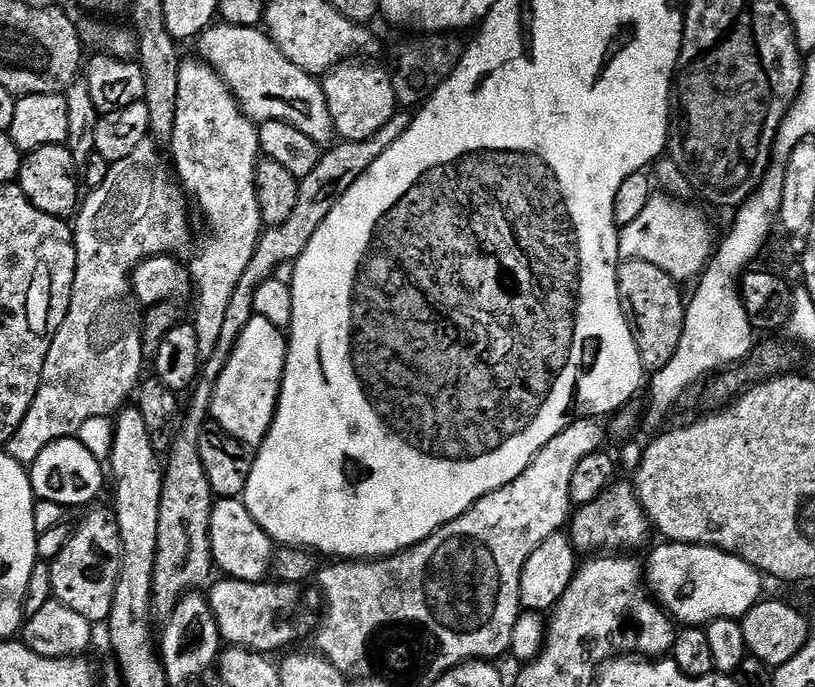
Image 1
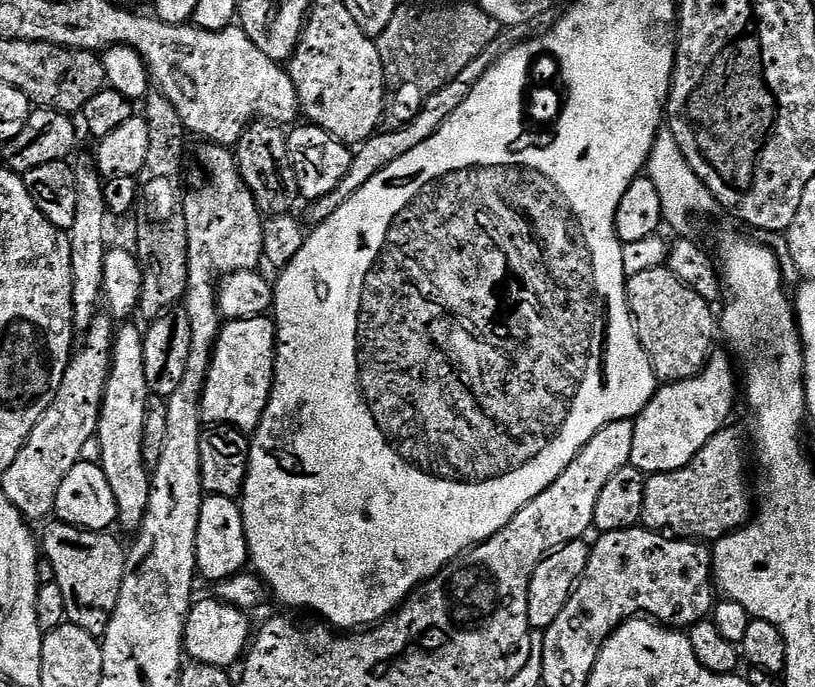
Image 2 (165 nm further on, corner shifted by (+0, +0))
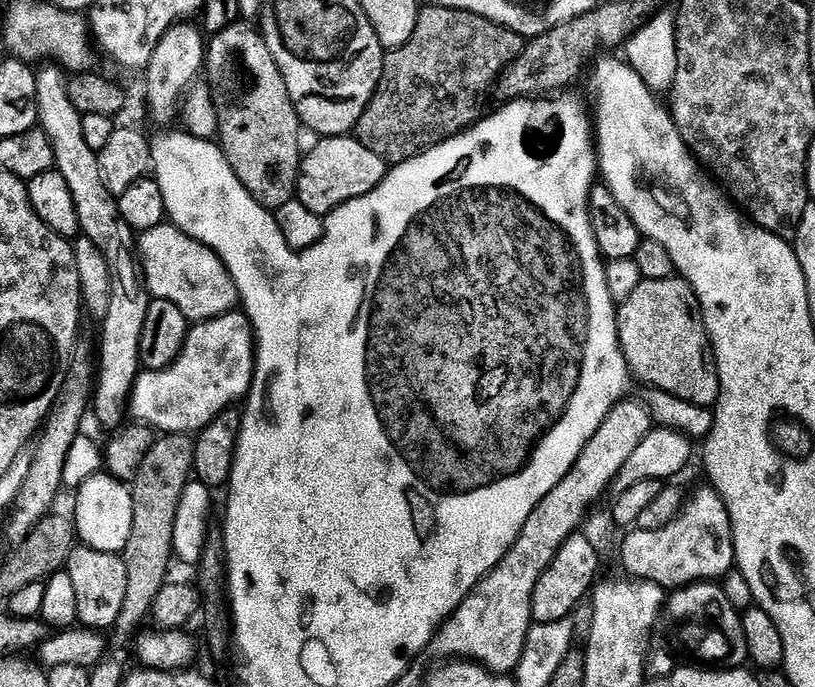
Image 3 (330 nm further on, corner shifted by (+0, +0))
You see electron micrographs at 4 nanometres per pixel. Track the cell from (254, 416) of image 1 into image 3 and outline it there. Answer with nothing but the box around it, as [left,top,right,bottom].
[131,310,254,434]

